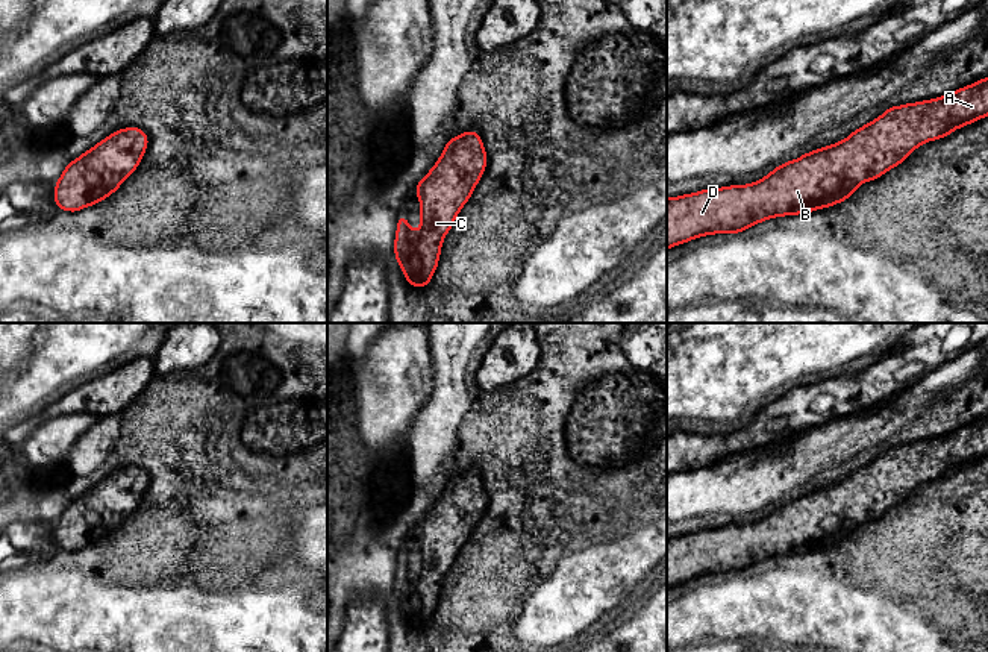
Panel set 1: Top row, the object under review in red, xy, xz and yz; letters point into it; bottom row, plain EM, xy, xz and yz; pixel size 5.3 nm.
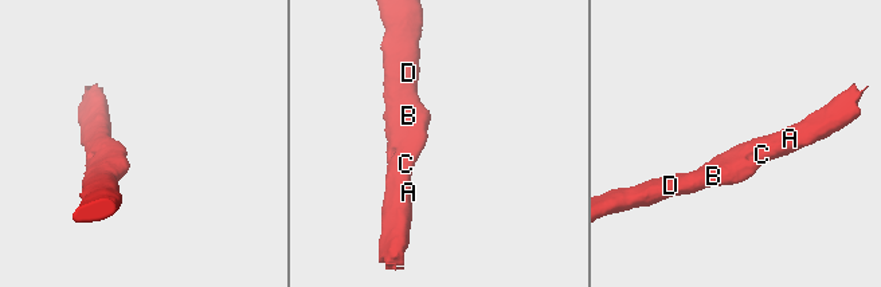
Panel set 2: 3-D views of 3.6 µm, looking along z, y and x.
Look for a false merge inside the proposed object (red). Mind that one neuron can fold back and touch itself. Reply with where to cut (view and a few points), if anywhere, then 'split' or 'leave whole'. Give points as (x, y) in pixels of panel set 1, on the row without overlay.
no cut | leave whole

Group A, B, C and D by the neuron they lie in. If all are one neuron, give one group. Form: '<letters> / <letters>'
A B C D

